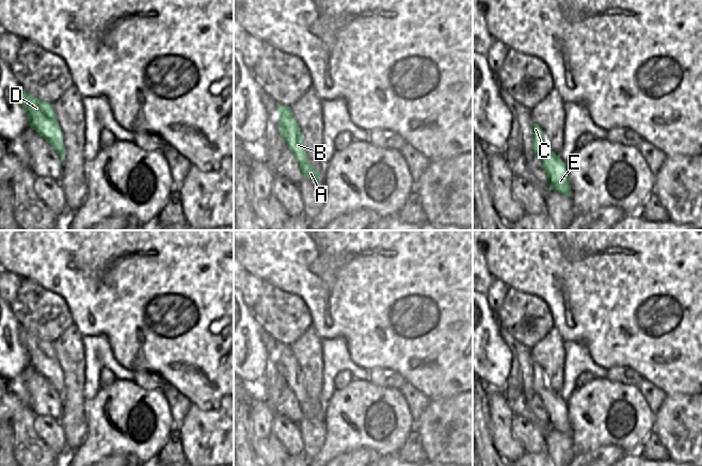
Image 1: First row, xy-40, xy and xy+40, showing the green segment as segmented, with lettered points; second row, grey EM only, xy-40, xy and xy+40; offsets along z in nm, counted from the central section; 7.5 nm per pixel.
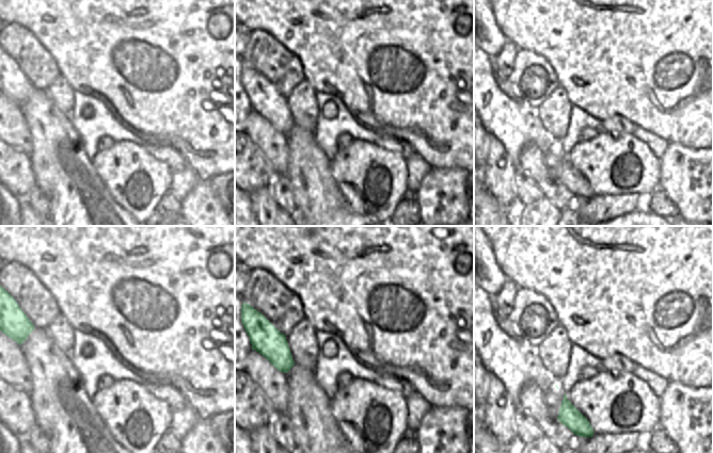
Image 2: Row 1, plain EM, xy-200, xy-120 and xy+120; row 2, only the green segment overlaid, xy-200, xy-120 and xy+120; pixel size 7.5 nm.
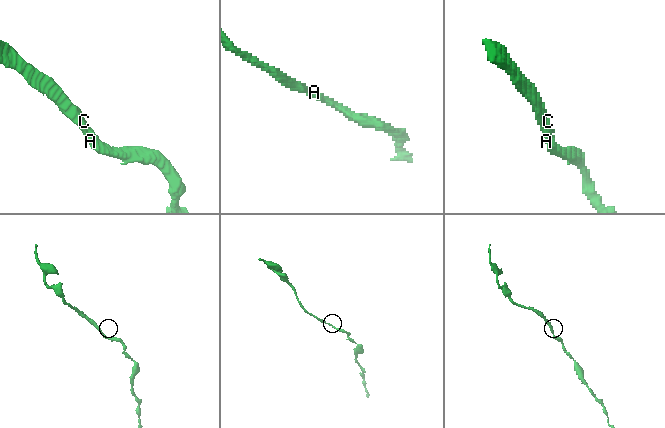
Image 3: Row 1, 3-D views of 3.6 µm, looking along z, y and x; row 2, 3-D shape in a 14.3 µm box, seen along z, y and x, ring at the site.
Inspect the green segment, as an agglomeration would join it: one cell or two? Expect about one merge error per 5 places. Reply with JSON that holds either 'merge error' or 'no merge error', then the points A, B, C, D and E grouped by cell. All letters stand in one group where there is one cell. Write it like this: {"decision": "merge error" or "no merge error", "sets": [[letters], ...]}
{"decision": "no merge error", "sets": [["A", "B", "C", "D", "E"]]}

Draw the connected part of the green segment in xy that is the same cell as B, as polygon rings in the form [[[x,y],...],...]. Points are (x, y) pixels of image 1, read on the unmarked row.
[[[277,343],[276,349],[280,353],[278,370],[285,379],[287,386],[293,391],[301,408],[302,416],[309,416],[312,418],[320,418],[321,413],[313,406],[308,401],[306,389],[304,387],[304,379],[302,370],[289,346]]]

